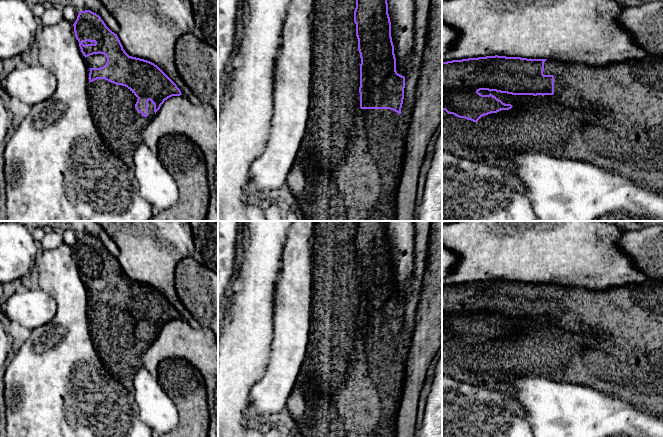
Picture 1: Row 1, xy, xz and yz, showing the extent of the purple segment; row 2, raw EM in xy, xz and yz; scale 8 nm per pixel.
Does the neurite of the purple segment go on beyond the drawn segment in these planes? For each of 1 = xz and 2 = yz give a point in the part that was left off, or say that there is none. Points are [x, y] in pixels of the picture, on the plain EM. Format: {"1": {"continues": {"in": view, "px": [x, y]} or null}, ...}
{"1": {"continues": {"in": "xz", "px": [350, 384]}}, "2": {"continues": {"in": "yz", "px": [611, 340]}}}

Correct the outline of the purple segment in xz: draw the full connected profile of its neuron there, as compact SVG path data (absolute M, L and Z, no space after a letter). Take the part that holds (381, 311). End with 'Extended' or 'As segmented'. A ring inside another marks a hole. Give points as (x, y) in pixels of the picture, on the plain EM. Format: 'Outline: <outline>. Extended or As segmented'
Outline: M315 221L312 238L313 285L311 330L307 355L301 366L286 408L297 424L302 437L396 437L396 415L402 398L408 348L401 338L405 301L396 295L396 282L391 261L387 221Z. Extended

